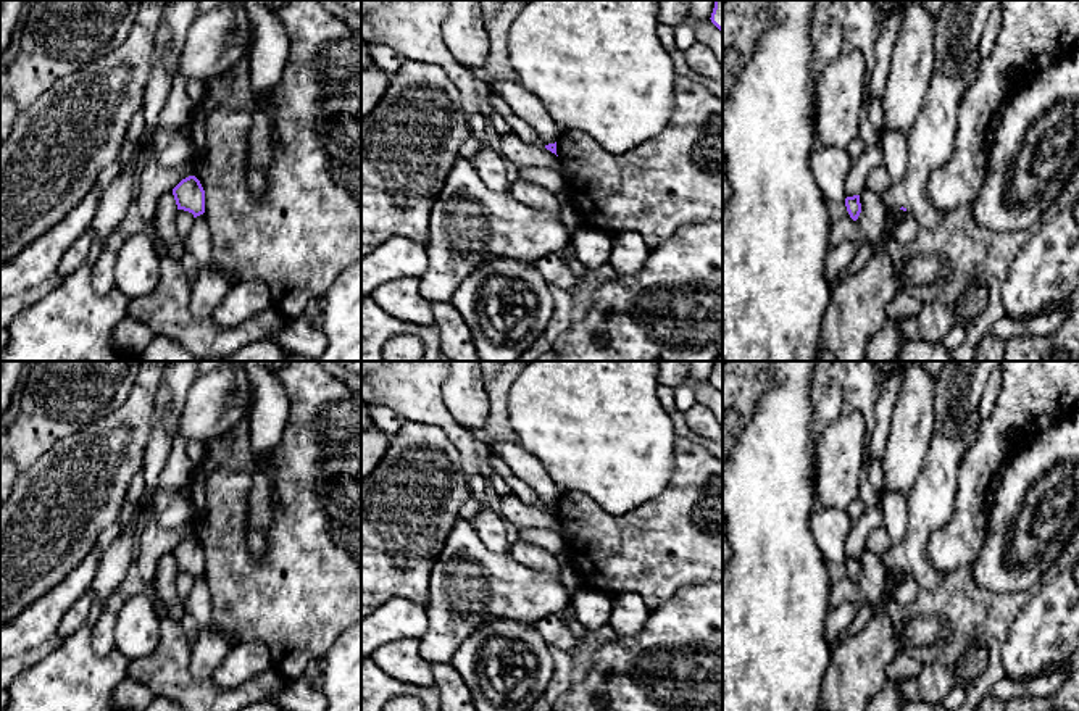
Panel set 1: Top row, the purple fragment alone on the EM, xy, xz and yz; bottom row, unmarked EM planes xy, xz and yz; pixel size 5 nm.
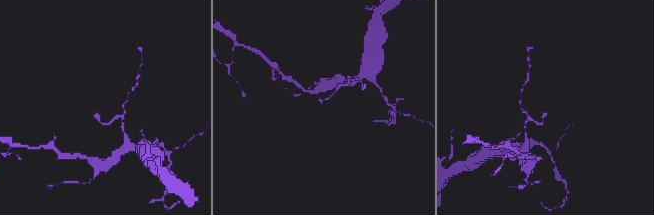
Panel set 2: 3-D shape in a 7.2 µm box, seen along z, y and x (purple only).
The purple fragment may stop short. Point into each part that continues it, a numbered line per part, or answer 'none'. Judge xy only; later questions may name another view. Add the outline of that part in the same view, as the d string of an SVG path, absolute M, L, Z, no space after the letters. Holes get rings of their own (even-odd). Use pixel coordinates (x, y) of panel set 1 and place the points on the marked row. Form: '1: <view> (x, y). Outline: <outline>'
none

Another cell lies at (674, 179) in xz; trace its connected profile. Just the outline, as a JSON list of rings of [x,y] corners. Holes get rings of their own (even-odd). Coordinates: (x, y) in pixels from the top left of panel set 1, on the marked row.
[[[685,76],[674,77],[673,98],[664,129],[626,153],[610,153],[581,131],[561,131],[556,155],[568,171],[564,190],[589,227],[608,235],[632,231],[655,247],[684,226],[723,221],[723,100]]]

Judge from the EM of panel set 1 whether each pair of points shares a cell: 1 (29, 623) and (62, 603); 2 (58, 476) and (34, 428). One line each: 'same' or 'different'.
1: same
2: different

